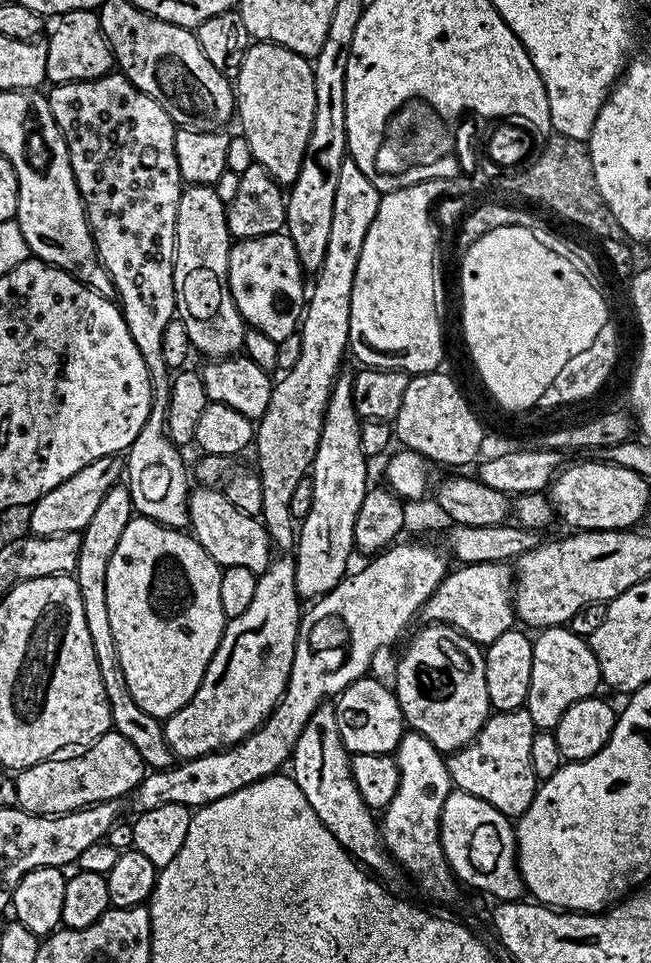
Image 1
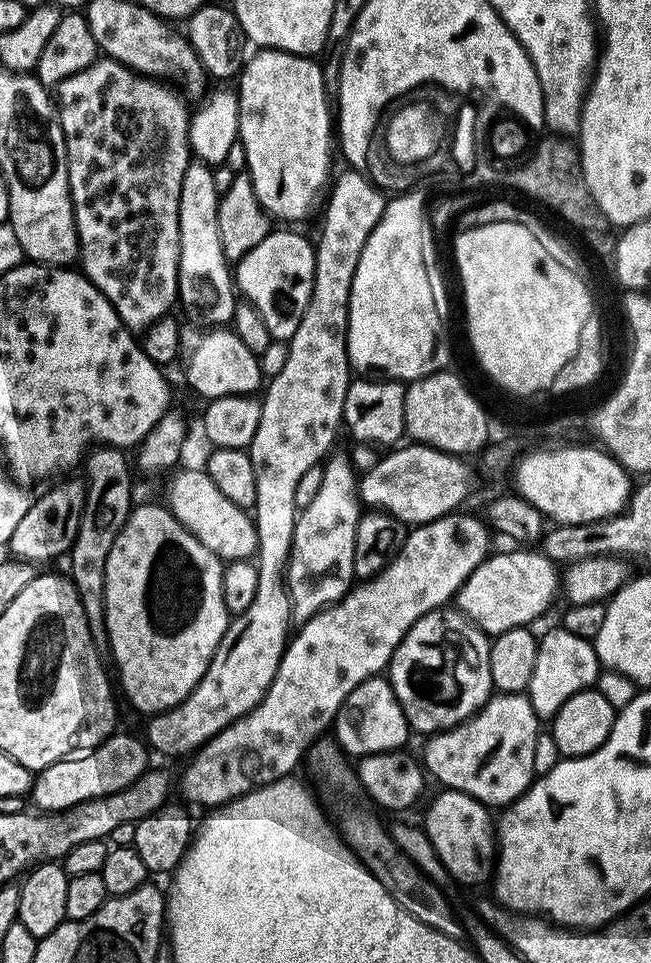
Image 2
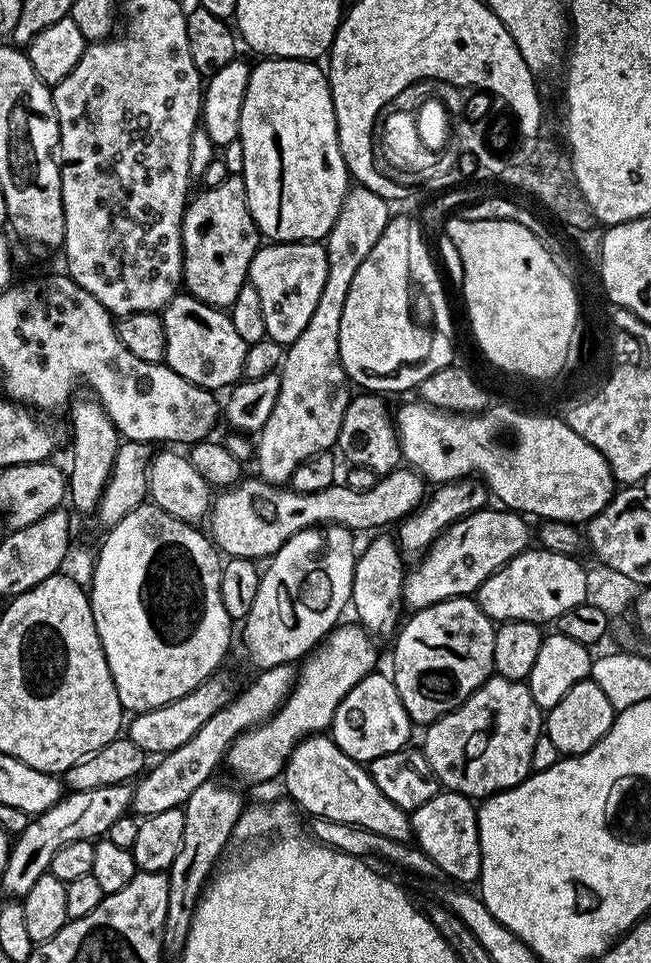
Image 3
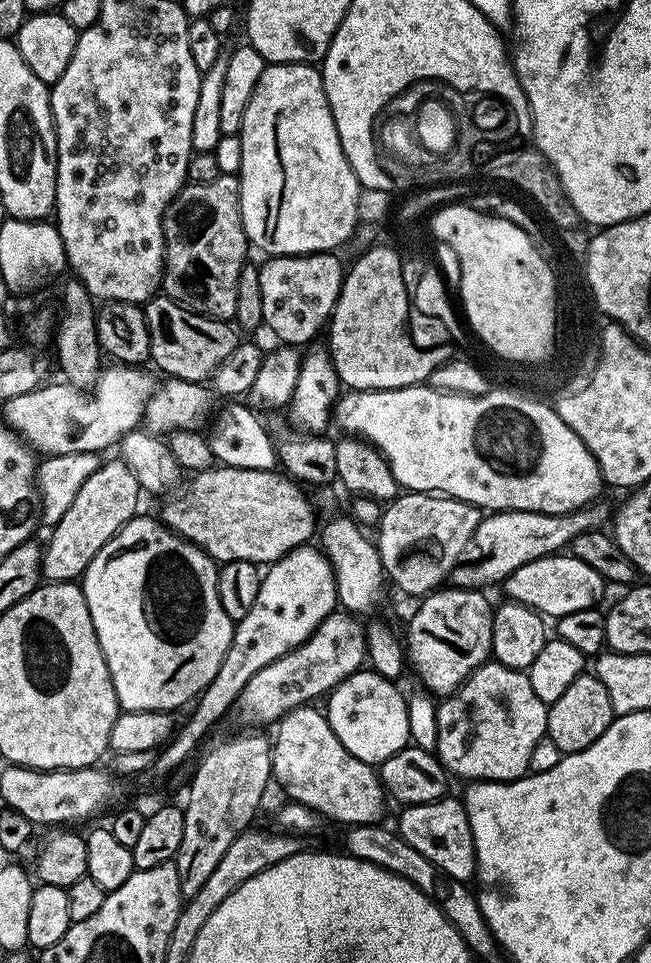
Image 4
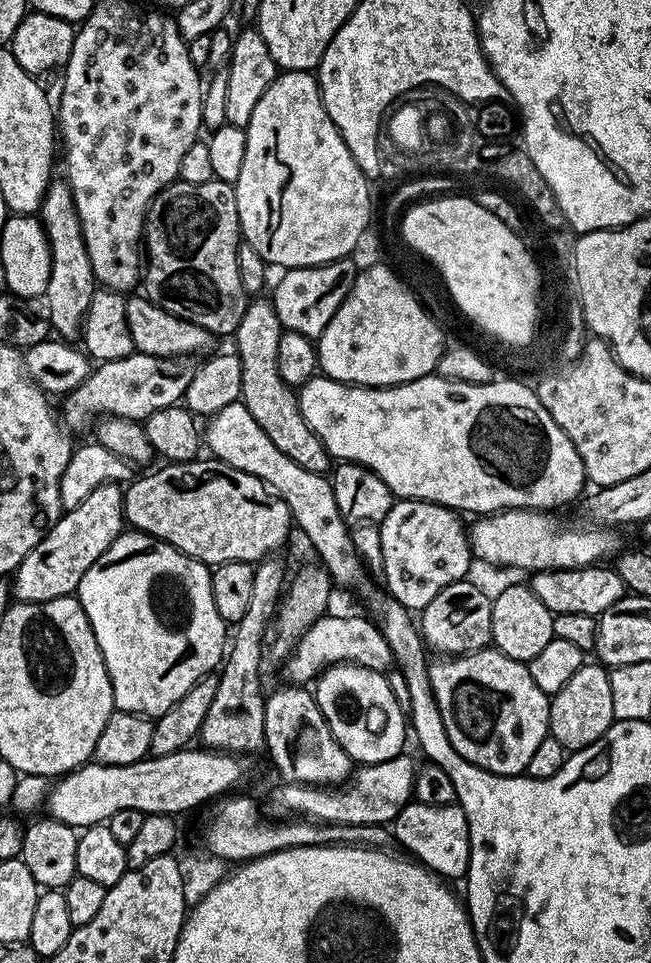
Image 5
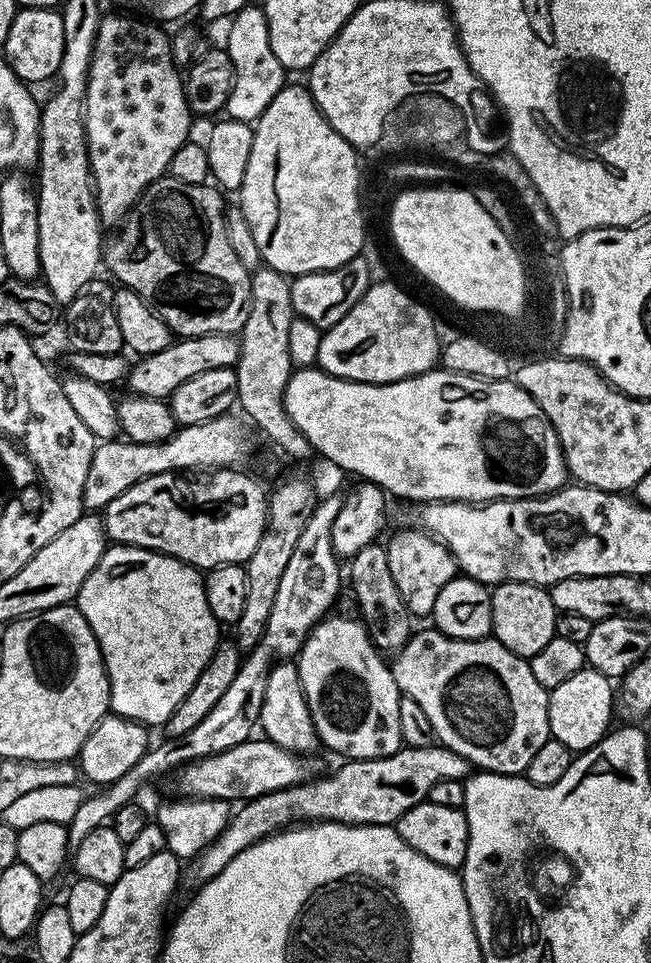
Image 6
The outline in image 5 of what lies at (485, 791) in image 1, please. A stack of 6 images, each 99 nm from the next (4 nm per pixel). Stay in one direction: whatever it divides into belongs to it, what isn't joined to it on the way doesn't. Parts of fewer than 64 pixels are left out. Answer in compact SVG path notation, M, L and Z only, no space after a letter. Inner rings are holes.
M489 646L477 652L433 659L428 674L444 729L460 756L497 776L527 773L534 750L550 735L550 696L534 686L527 663Z

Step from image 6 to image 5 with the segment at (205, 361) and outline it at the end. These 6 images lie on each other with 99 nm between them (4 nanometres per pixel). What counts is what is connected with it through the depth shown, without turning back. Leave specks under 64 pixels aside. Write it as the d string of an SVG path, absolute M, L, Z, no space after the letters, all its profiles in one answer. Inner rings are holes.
M138 351L121 360L103 361L99 366L93 367L82 386L63 397L63 423L69 429L80 428L83 424L91 425L97 418L105 416L121 416L127 420L143 422L150 414L179 405L183 401L186 386L190 386L194 371L192 363L188 358L151 356Z

